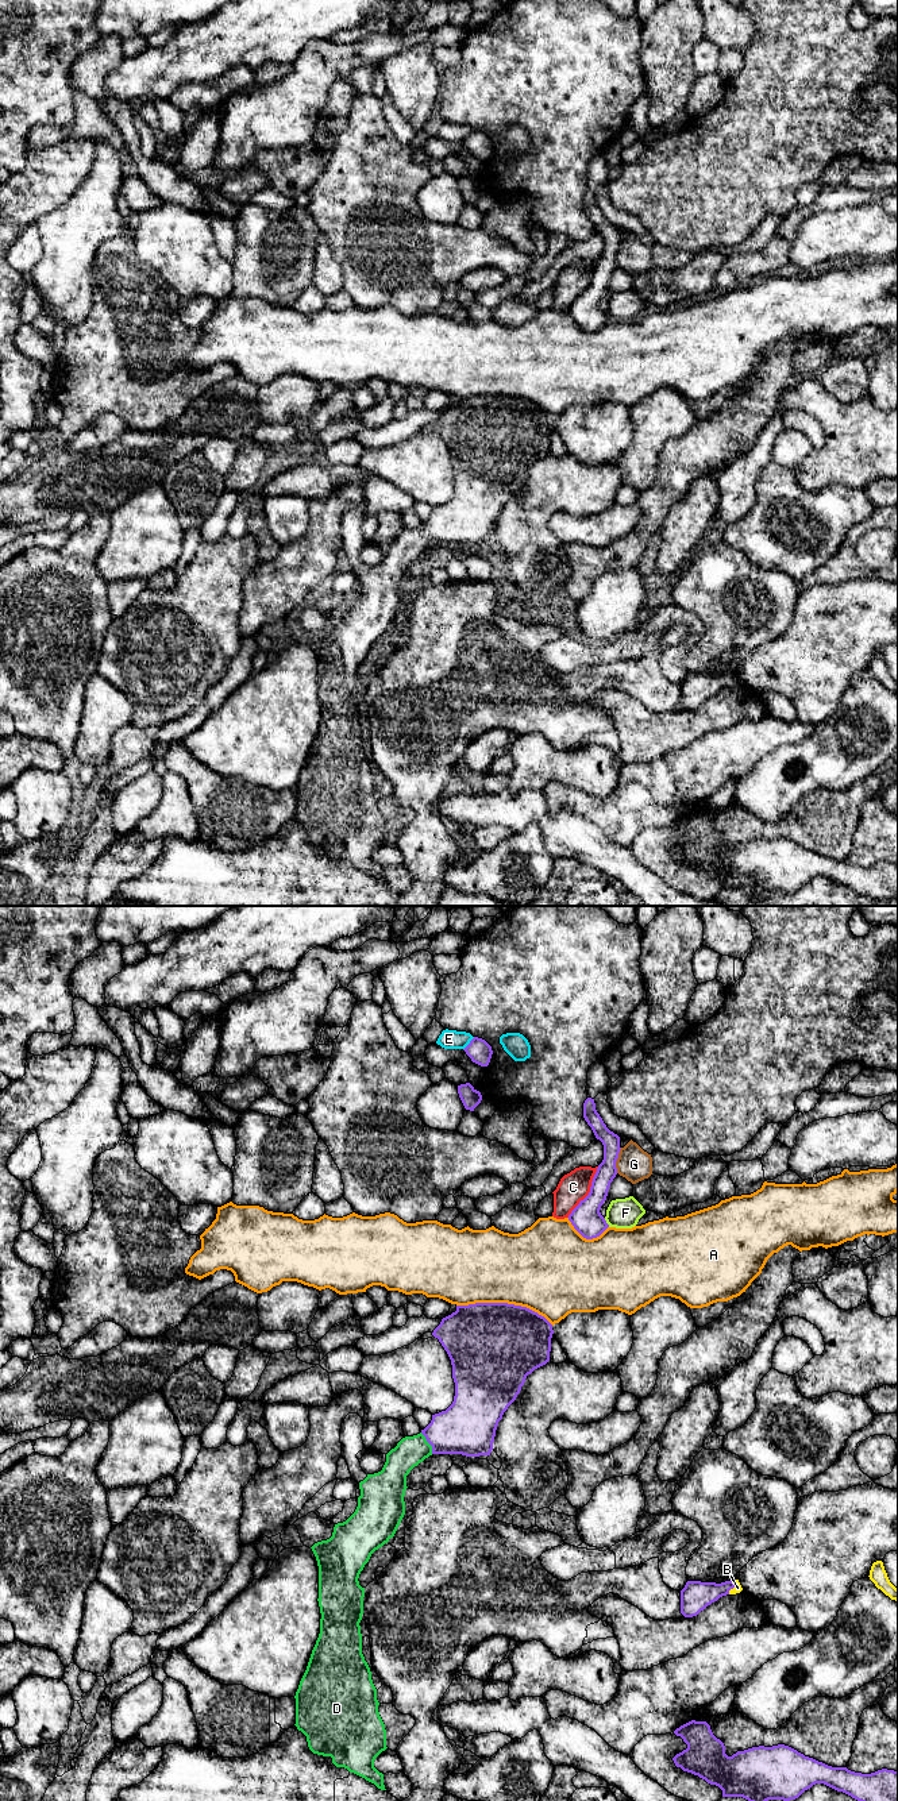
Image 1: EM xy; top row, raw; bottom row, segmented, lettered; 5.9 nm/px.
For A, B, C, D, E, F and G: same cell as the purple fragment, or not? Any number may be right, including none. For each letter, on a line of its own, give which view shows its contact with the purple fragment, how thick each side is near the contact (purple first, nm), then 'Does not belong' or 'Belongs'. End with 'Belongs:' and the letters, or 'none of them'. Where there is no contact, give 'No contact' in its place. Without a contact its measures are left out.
A: Touches purple in xy. Thickness 500 nm (purple) against 440 nm. Does not belong
B: Touches purple in xy. Thickness 180 nm (purple) against 50 nm. Belongs
C: Touches purple in xy. Thickness 180 nm (purple) against 180 nm. Does not belong
D: Touches purple in xy. Thickness 320 nm (purple) against 180 nm. Belongs
E: Touches purple in xy. Thickness 140 nm (purple) against 110 nm. Does not belong
F: Touches purple in xy. Thickness 180 nm (purple) against 180 nm. Does not belong
G: Touches purple in xy. Thickness 120 nm (purple) against 200 nm. Does not belong
Belongs: B, D

